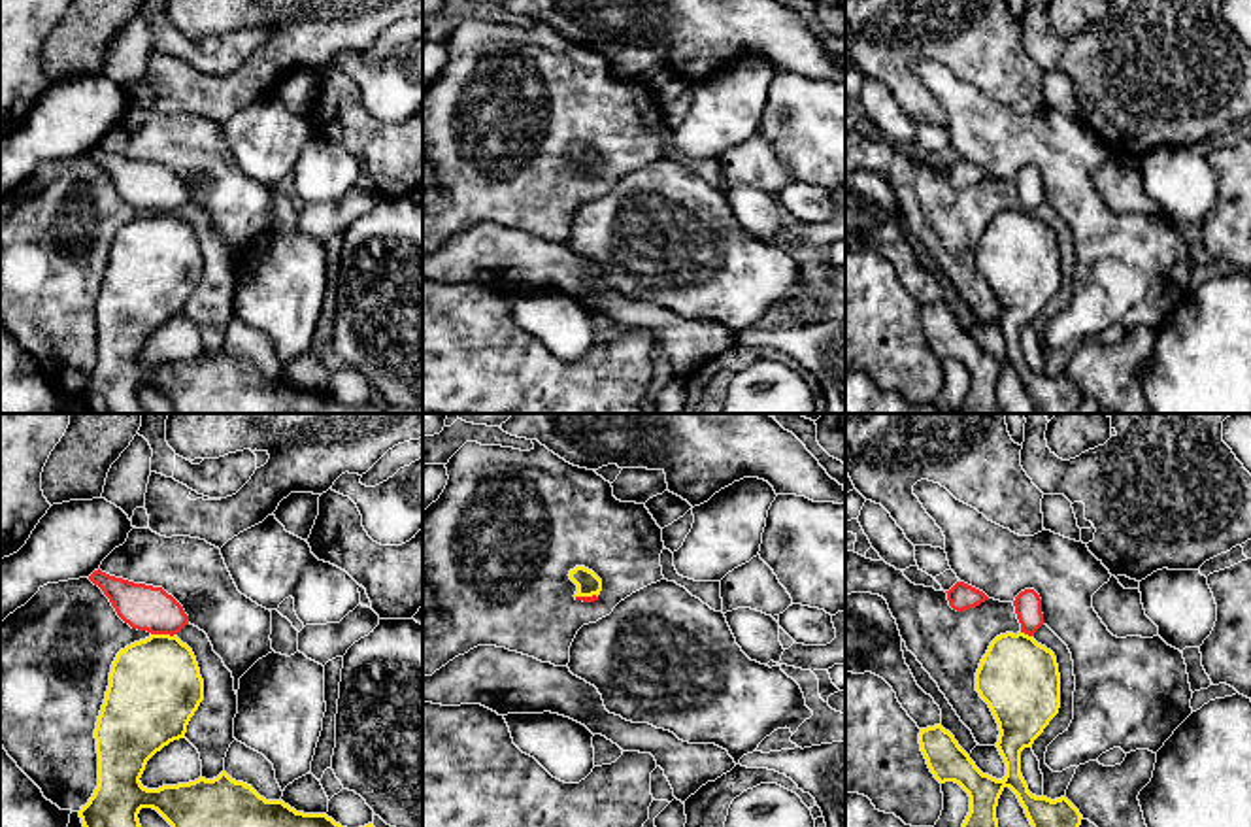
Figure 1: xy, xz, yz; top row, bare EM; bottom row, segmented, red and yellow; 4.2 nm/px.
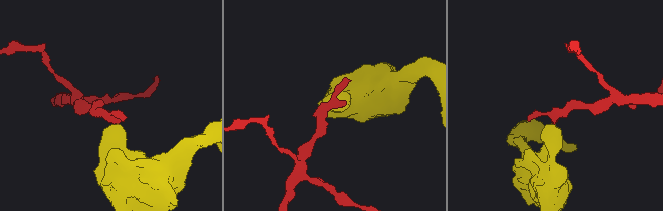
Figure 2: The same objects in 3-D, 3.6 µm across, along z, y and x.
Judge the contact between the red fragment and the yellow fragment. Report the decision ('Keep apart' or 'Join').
Keep apart

